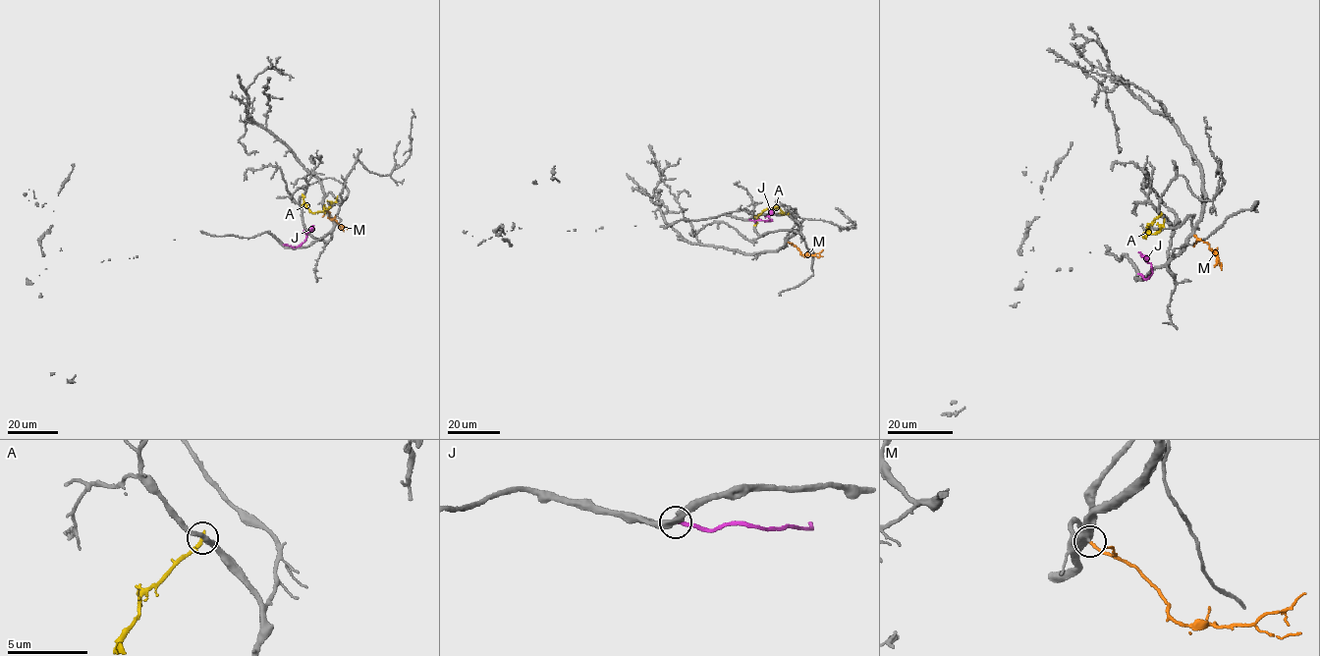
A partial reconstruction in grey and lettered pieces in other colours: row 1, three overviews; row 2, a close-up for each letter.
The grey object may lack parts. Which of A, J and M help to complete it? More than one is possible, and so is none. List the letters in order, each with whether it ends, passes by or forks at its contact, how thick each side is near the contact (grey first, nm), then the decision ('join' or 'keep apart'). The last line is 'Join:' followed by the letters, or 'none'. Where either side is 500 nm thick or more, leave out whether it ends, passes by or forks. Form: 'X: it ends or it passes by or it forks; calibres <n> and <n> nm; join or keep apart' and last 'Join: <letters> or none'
A: it passes by; calibres 300 and 190 nm; keep apart
J: it ends; calibres 440 and 260 nm; keep apart
M: it ends; calibres 440 and 180 nm; join
Join: M

